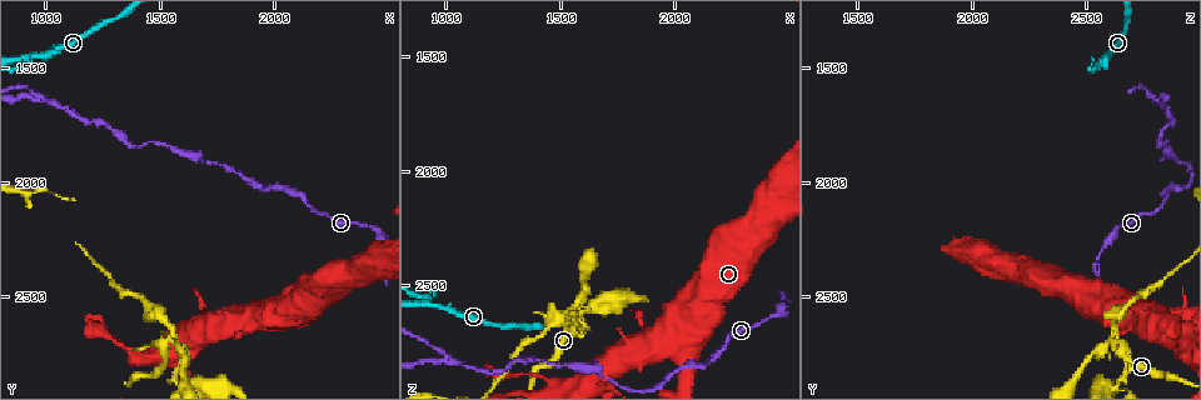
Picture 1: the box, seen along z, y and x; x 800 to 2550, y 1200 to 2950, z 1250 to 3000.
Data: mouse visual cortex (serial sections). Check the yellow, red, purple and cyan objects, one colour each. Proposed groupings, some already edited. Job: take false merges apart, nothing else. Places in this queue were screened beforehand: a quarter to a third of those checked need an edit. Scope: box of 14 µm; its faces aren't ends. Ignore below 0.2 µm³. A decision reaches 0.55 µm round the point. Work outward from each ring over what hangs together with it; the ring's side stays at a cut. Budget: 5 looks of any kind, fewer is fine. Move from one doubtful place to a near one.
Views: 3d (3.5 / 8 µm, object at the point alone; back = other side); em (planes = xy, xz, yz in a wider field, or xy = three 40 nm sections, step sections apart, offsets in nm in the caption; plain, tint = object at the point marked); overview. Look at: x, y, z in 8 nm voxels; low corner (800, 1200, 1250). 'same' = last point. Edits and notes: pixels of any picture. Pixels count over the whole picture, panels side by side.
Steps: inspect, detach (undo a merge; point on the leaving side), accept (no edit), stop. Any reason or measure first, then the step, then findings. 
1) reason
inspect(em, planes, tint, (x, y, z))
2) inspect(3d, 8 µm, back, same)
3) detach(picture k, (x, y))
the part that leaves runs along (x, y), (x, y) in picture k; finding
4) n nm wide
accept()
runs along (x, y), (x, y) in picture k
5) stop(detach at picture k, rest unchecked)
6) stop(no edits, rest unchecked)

branch point
inspect(3d, 3.5 µm, (910, 1460, 2580))

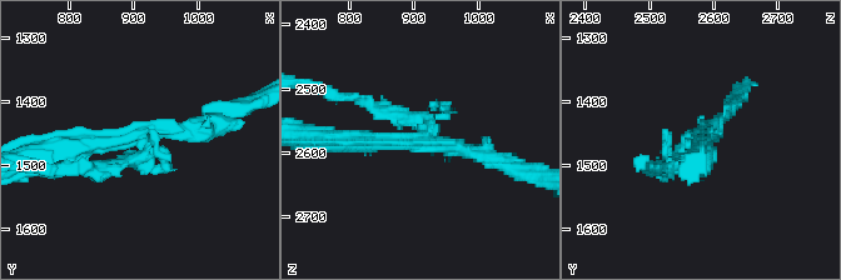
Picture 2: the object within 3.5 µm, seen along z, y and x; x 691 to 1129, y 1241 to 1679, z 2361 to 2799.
detach(picture 2, (384, 114))
the part that leaves runs along (428, 129), (352, 100) in picture 2; a second cell is stuck on

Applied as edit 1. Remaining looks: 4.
arms part here
inspect(3d, 8 µm, (1020, 1640, 2820))

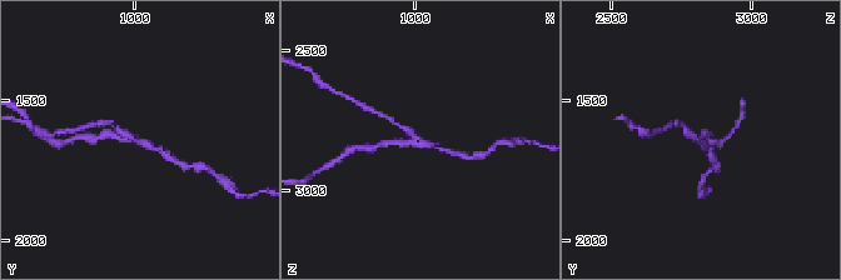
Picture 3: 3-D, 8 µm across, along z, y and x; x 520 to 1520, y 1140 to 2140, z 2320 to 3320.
3 arms; arms of 100, 200, 200 nm
inspect(em, xy, step 3, tint, (1020, 1650, 2820))

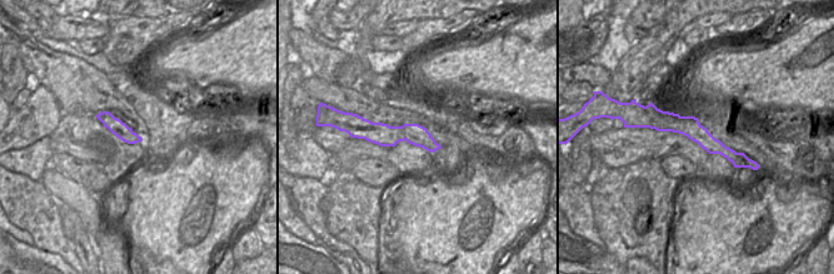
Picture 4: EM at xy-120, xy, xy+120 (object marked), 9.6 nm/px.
detach(picture 3, (686, 128))
border along (738, 153), (748, 167) in picture 4; two cells meet here

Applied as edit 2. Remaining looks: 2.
stop(detach at picture 2, detach at picture 3, rest unchecked)

